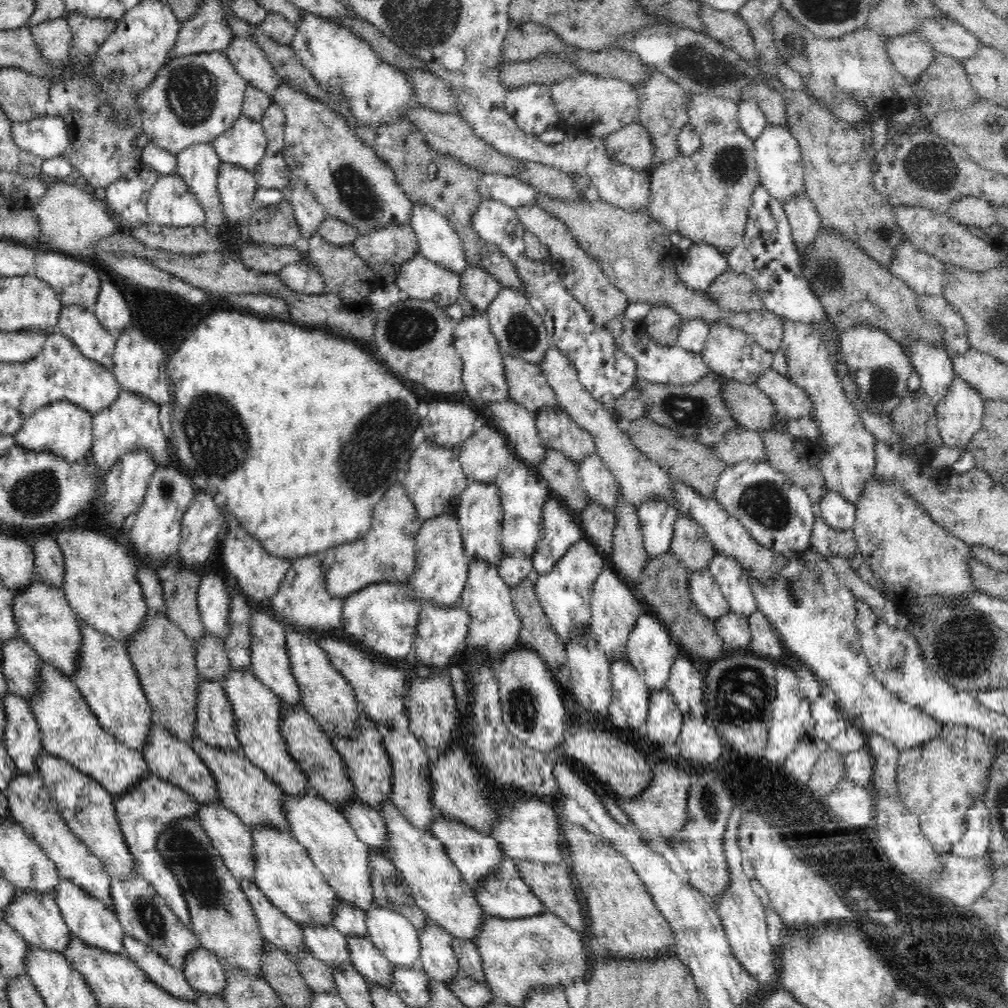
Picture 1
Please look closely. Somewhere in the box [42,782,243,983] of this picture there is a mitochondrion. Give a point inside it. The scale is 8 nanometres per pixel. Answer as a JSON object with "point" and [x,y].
{"point":[193,862]}

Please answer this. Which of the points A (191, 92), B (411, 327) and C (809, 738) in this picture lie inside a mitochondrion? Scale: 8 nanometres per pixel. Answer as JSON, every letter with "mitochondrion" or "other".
{"A":"mitochondrion","B":"mitochondrion","C":"other"}

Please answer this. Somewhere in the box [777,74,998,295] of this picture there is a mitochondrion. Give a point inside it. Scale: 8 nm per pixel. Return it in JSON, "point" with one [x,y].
{"point":[929,165]}

